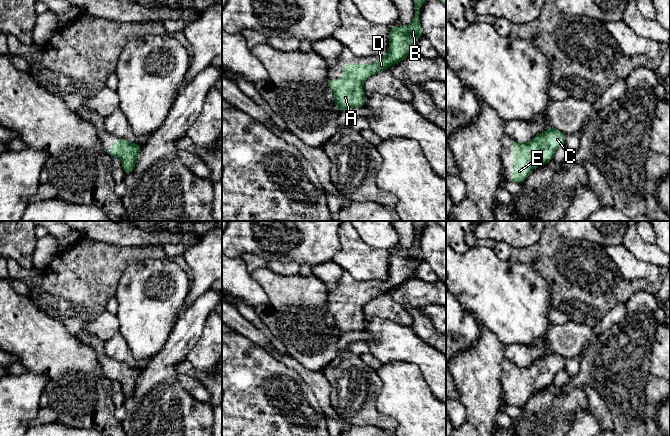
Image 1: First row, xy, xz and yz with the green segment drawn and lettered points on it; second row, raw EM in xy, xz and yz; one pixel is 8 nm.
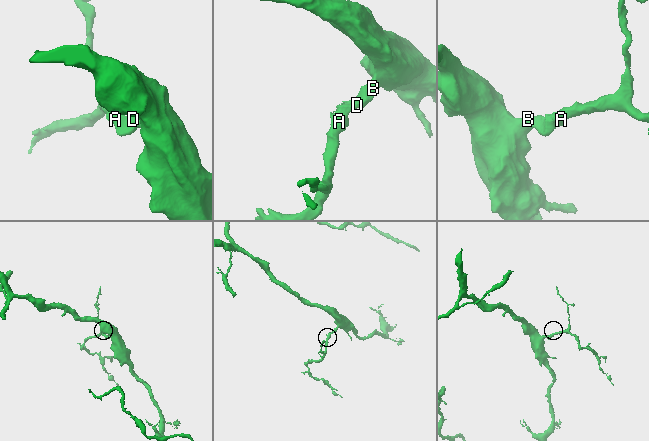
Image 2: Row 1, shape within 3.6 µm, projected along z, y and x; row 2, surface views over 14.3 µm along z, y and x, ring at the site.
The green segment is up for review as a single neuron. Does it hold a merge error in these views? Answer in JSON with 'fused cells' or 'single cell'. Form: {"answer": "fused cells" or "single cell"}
{"answer": "single cell"}

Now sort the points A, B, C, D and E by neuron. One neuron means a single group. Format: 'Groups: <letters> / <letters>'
Groups: A B C D E

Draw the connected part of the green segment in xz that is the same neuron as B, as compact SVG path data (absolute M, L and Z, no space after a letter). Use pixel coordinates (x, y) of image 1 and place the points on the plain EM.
M414 221L415 239L413 246L405 251L390 251L389 276L384 281L377 281L376 288L345 288L342 290L345 302L338 302L328 308L335 321L335 329L341 336L347 332L364 331L365 320L363 306L373 298L388 293L412 277L414 262L423 261L419 247L420 231L427 221Z

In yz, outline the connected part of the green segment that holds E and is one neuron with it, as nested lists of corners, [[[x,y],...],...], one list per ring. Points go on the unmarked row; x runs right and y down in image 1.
[[[551,351],[536,359],[528,367],[513,365],[513,402],[509,406],[523,406],[535,390],[552,384],[555,375],[565,369],[566,358]]]

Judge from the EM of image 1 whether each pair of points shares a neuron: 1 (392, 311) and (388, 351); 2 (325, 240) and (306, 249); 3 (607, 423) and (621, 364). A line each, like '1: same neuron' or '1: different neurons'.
1: different neurons
2: same neuron
3: different neurons

